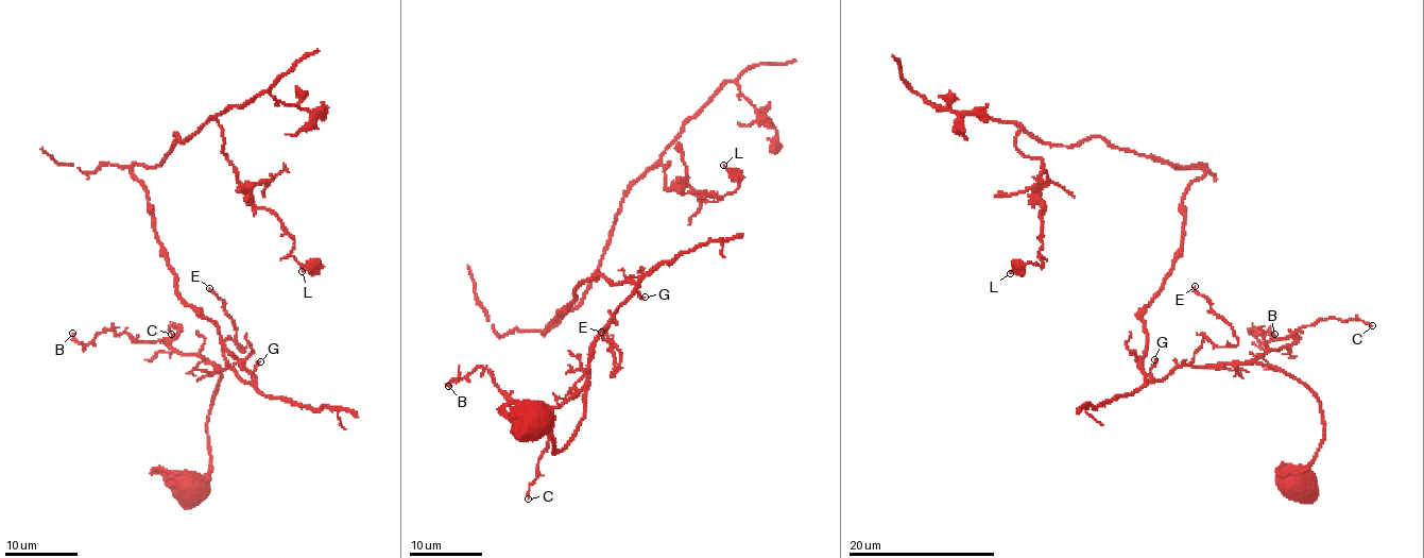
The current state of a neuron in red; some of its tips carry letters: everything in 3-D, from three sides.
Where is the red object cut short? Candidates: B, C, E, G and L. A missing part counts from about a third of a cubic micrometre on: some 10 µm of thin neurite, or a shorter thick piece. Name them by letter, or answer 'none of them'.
none of them

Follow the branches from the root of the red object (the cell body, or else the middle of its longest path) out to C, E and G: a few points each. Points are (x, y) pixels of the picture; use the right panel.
C: (1298, 478), (1323, 438), (1321, 403), (1296, 378), (1255, 360), (1321, 320), (1357, 319), (1372, 325)
E: (1298, 478), (1323, 438), (1321, 403), (1276, 368), (1191, 364), (1204, 336), (1217, 347), (1238, 339), (1195, 286)
G: (1298, 478), (1323, 438), (1321, 403), (1301, 383), (1254, 362), (1180, 366), (1155, 379), (1150, 372), (1154, 359)

